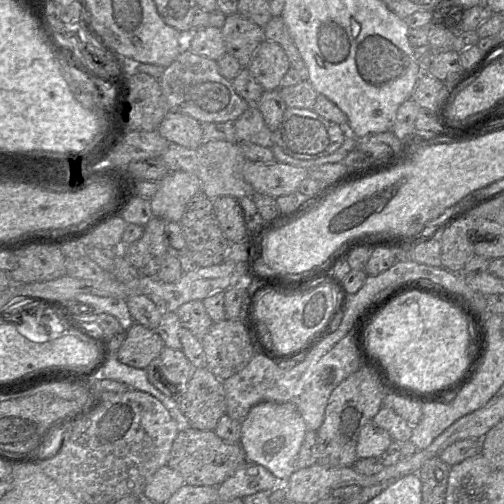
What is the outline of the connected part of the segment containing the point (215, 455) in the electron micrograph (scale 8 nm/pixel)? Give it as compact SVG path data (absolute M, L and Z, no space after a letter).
M190 427L178 432L170 450L167 466L180 473L187 485L217 487L245 462L245 453L239 443L227 443L214 431Z

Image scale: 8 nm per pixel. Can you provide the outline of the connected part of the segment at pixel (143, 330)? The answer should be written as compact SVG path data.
M133 323L126 332L127 337L116 353L117 359L128 366L147 369L165 347L161 336L139 323Z

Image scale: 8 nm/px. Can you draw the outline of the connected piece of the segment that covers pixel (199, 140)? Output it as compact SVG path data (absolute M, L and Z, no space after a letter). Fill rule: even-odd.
M168 111L157 130L170 144L189 149L195 149L206 141L202 124L179 112Z

